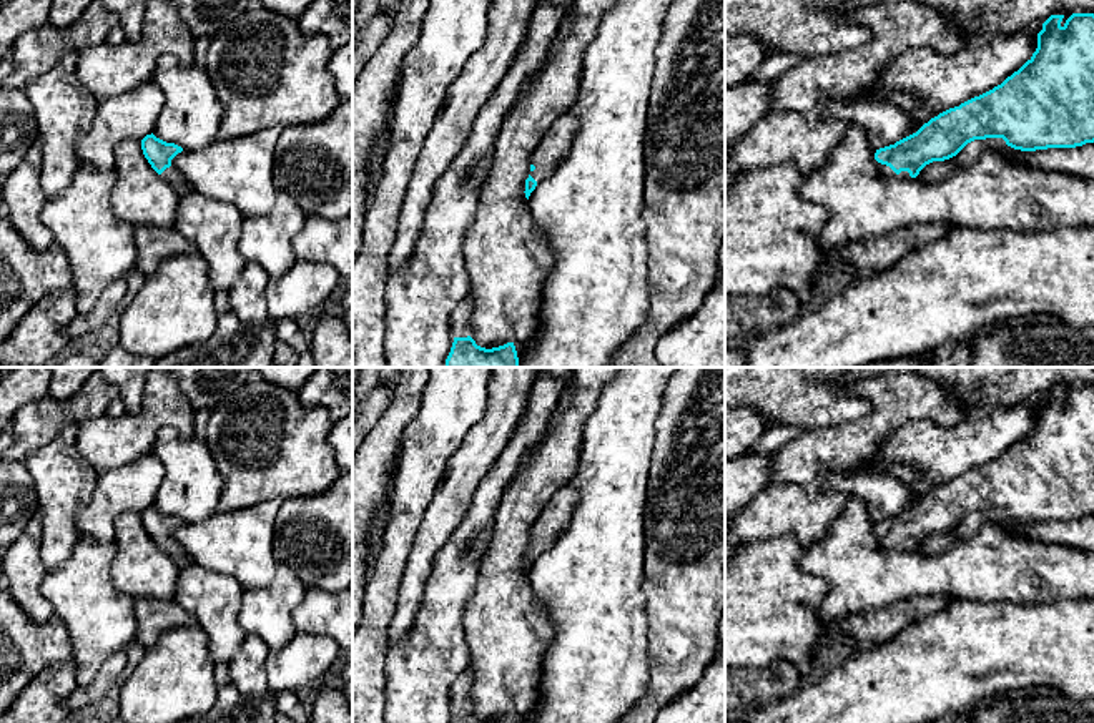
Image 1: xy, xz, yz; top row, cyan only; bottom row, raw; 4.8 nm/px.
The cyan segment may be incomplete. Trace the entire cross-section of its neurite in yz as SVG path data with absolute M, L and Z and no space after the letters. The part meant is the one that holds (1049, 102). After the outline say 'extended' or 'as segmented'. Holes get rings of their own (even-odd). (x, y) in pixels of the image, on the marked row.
M1094 13L1051 15L1037 33L1032 57L1001 85L949 108L916 133L875 151L883 178L916 178L933 163L956 156L968 143L1003 138L1021 151L1094 143Z; extended

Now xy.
M151 133L141 140L141 150L151 168L176 189L180 198L191 191L181 173L171 166L171 160L183 151L181 146L166 143Z; extended

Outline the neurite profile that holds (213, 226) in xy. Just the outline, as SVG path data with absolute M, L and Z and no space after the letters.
M196 191L180 198L175 228L208 263L209 283L216 291L229 291L246 268L238 248L243 221L241 211L226 201Z

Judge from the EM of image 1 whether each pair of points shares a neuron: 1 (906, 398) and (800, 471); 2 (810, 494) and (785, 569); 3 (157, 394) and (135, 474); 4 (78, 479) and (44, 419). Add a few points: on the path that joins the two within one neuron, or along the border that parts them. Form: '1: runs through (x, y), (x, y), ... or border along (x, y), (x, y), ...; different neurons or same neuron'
1: runs through (880, 421), (863, 437), (840, 447), (827, 447); same neuron
2: border along (757, 539), (792, 536), (803, 547); different neurons
3: border along (150, 451), (103, 471); different neurons
4: border along (75, 424), (67, 424), (24, 462); different neurons

